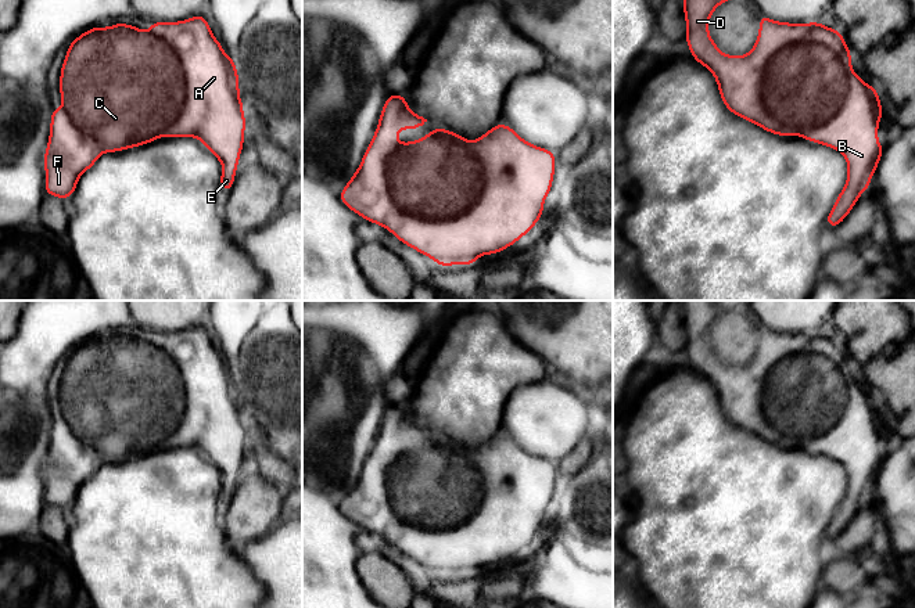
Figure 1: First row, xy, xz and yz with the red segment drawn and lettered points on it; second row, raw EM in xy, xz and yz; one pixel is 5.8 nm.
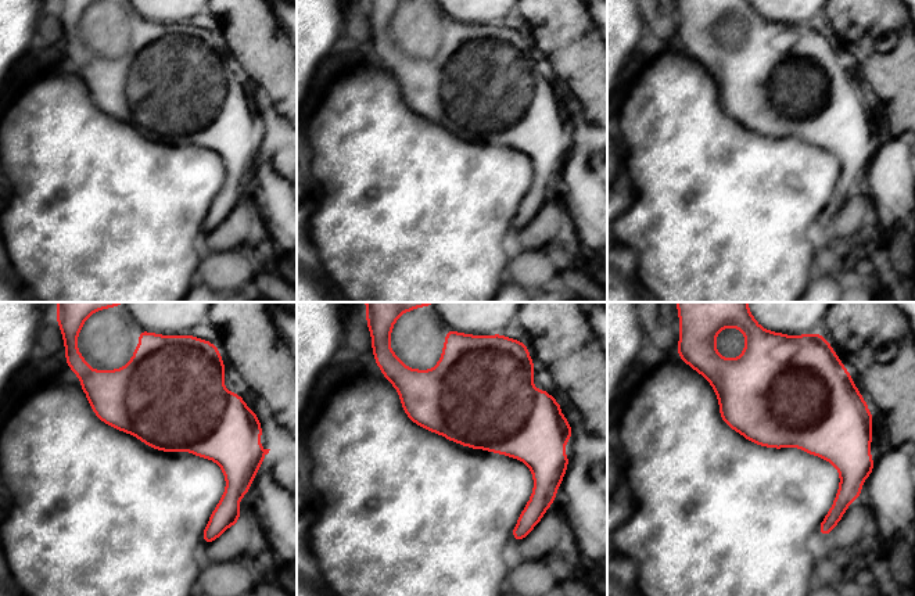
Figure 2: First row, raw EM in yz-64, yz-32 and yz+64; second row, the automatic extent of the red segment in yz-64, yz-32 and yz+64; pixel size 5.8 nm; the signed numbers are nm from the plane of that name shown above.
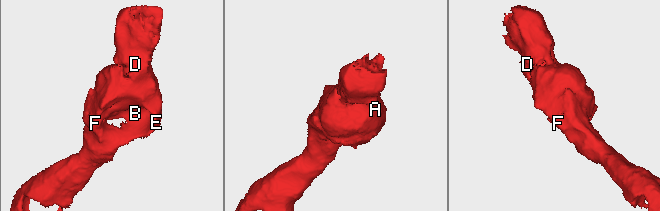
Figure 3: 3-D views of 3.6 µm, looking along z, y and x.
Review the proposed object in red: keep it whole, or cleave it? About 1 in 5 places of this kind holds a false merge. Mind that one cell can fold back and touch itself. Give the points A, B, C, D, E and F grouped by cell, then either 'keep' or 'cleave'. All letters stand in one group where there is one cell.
groups A B C D E F; keep

